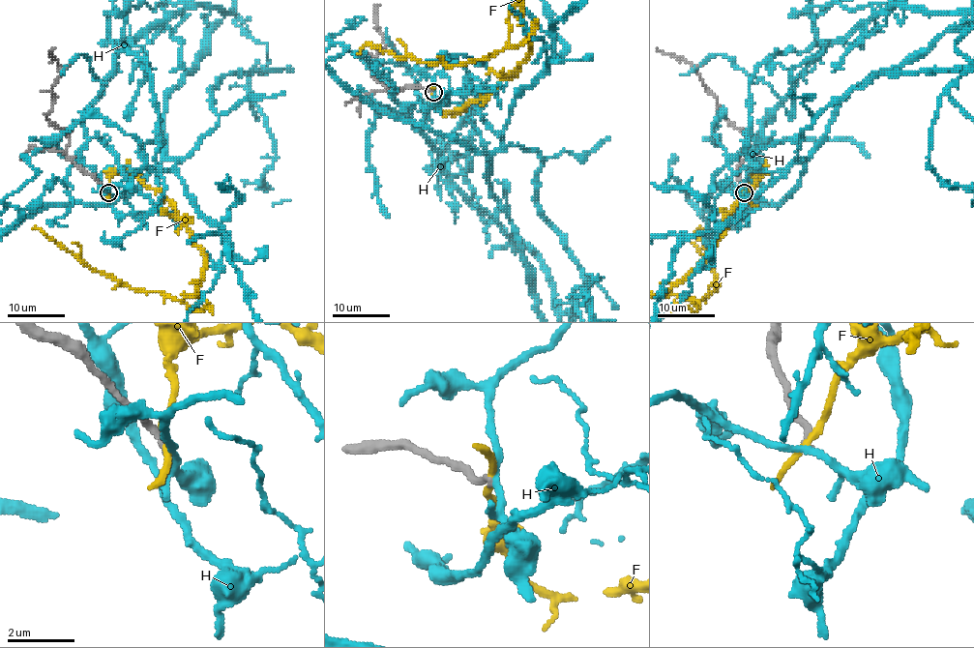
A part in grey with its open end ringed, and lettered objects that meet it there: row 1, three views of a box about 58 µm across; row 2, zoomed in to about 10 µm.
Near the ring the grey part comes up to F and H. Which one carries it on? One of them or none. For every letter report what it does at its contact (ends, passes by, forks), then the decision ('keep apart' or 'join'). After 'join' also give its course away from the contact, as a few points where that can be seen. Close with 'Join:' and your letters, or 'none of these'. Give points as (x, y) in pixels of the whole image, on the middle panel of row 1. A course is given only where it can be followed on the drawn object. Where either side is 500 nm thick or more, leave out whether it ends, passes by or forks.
F: it passes by; keep apart
H: it passes by; keep apart
Join: none of these

